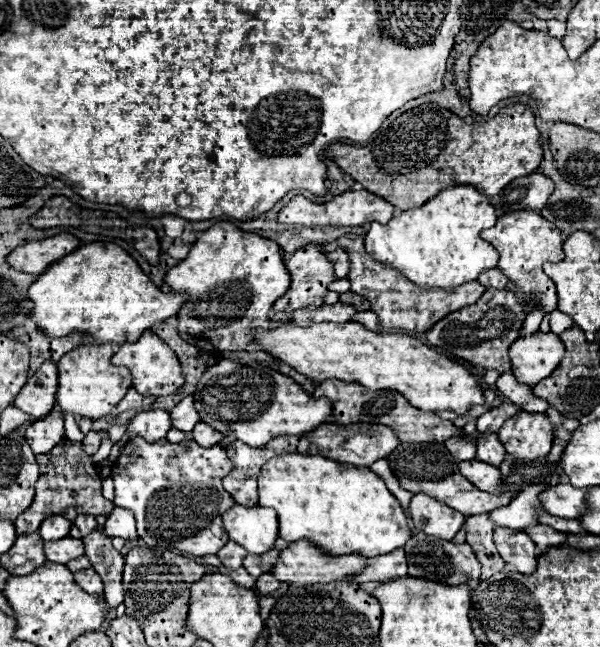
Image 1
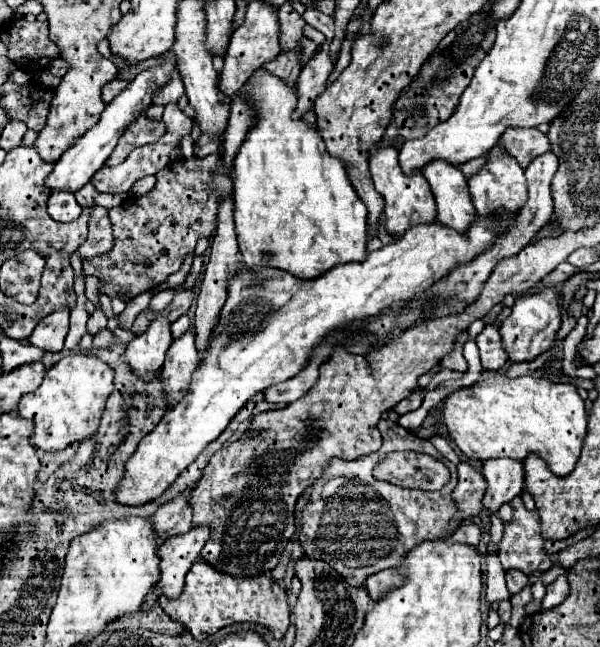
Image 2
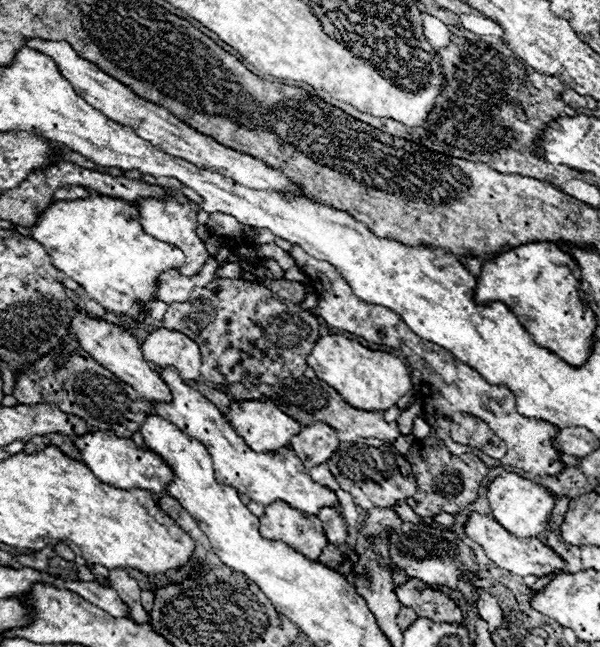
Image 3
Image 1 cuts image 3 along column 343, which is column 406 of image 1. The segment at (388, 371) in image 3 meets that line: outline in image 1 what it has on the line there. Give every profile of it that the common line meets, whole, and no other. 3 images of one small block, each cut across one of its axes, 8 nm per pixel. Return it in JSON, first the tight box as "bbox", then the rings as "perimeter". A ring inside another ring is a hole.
{"bbox":[254,320,484,414],"perimeter":[[[290,320],[276,322],[270,330],[256,330],[254,346],[292,366],[312,382],[340,378],[346,382],[360,382],[370,390],[398,390],[412,406],[424,412],[454,410],[456,414],[464,414],[472,404],[484,406],[482,388],[464,366],[428,348],[418,338],[378,334],[364,328],[360,322],[316,322],[304,328]]]}

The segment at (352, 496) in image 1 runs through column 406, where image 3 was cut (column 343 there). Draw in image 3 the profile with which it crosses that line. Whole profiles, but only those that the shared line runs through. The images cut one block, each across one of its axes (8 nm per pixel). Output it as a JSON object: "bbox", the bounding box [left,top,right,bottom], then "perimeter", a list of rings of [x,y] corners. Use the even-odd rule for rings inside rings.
{"bbox":[318,508,346,544],"perimeter":[[[326,508],[318,514],[318,518],[322,520],[324,534],[328,538],[328,542],[332,544],[340,544],[346,540],[346,528],[344,528],[344,518],[338,510]]]}

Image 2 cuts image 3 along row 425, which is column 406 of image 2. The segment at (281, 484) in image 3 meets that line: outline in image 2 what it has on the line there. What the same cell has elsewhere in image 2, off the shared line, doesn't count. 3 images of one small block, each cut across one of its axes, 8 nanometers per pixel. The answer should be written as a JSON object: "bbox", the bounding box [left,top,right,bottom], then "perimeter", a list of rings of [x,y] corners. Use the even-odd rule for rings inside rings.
{"bbox":[368,140,436,236],"perimeter":[[[380,140],[372,144],[368,154],[370,154],[368,162],[370,162],[370,174],[374,180],[374,186],[384,196],[384,202],[386,202],[384,204],[386,230],[392,236],[400,236],[400,232],[404,232],[406,228],[412,228],[414,224],[436,220],[436,204],[430,192],[430,186],[426,184],[426,178],[418,170],[410,176],[404,174],[398,164],[398,150],[394,146],[386,144],[386,140]]]}

